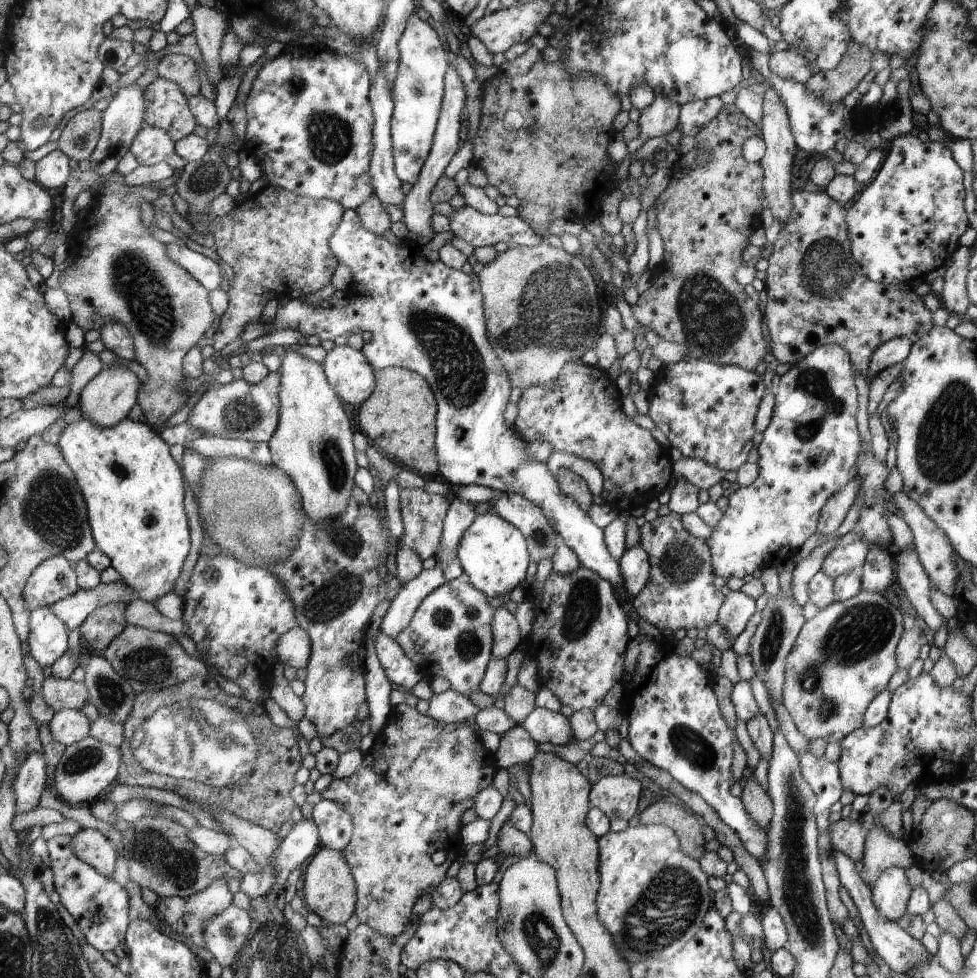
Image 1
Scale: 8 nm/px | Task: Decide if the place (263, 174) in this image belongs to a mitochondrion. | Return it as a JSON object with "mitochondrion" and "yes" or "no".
{"mitochondrion":"no"}

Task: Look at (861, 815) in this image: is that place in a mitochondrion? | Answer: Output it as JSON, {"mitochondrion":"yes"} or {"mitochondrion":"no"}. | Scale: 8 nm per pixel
{"mitochondrion":"no"}

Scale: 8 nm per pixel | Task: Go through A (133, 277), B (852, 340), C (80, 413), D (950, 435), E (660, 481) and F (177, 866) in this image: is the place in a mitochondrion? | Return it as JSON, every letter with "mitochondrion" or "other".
{"A":"mitochondrion","B":"other","C":"other","D":"mitochondrion","E":"other","F":"mitochondrion"}

